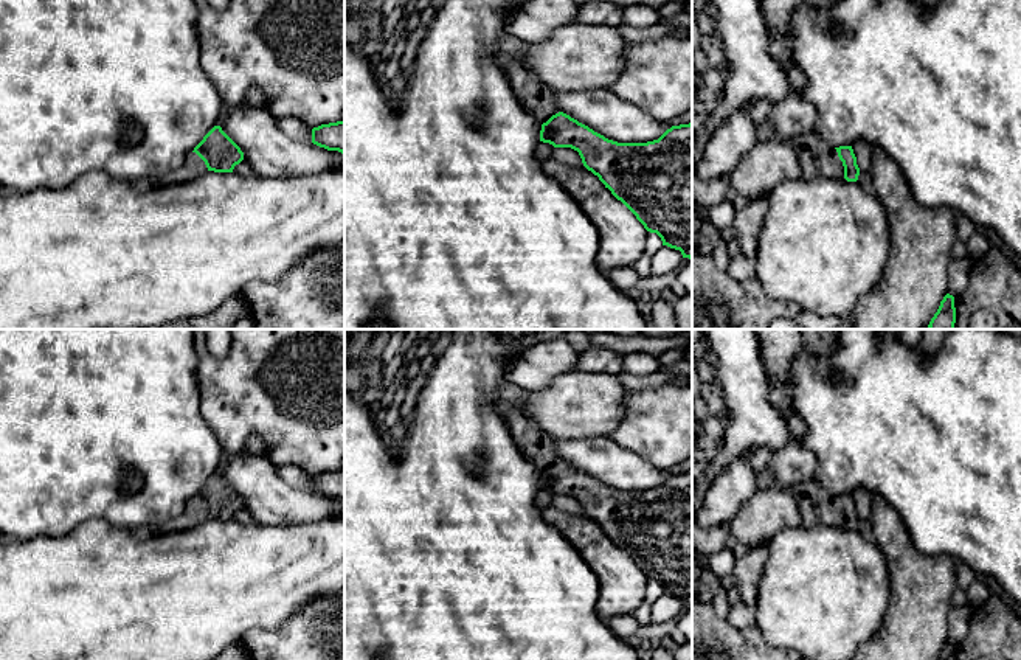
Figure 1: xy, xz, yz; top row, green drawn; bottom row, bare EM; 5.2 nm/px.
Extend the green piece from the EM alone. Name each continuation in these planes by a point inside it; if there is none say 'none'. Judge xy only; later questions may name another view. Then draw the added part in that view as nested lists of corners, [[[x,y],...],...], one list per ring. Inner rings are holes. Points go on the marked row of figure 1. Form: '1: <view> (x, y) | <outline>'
1: xy (194, 165) | [[[189,152],[188,160],[178,169],[166,174],[161,180],[146,182],[143,183],[143,186],[154,186],[157,183],[189,182],[206,171],[208,168],[205,162],[196,152]]]

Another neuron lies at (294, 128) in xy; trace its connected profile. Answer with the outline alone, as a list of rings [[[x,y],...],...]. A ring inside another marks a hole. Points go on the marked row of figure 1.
[[[279,116],[278,127],[282,134],[295,141],[312,143],[312,129],[309,124],[295,116]]]

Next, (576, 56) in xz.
[[[579,22],[560,26],[542,42],[528,43],[517,59],[529,73],[551,90],[594,90],[610,87],[622,71],[622,54],[630,43],[610,25],[583,25]]]

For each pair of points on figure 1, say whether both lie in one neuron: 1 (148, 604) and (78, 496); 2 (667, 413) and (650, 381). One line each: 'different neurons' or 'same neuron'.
1: different neurons
2: different neurons

